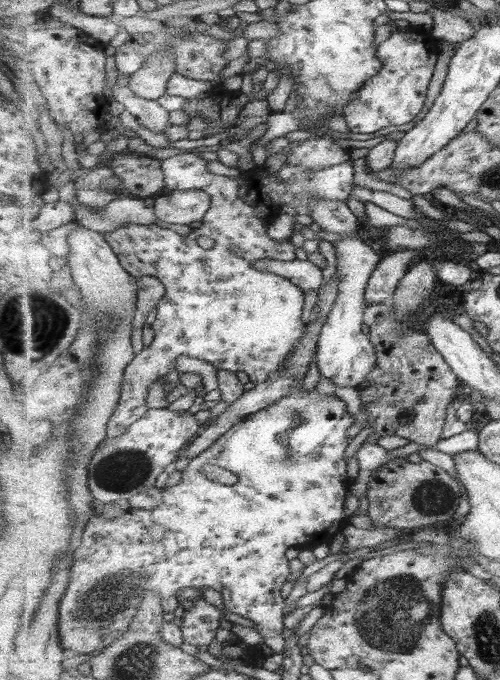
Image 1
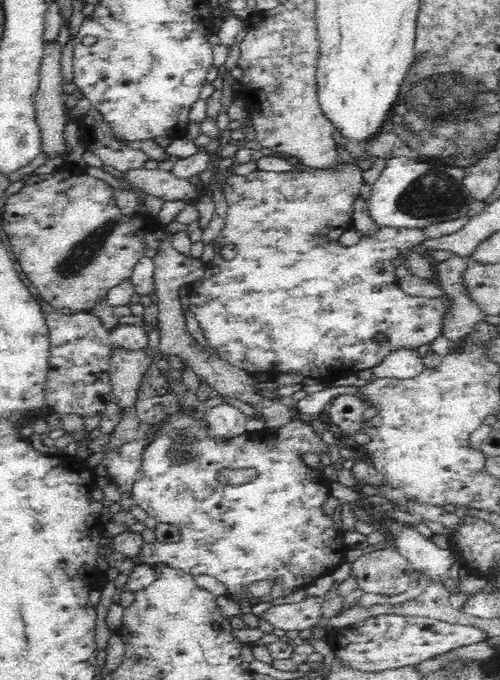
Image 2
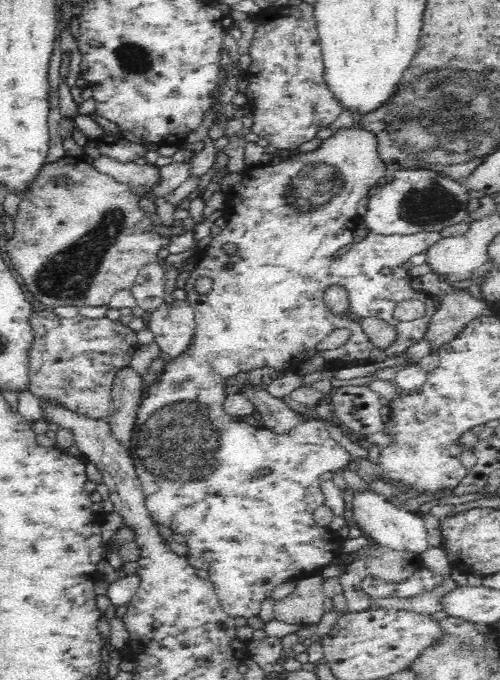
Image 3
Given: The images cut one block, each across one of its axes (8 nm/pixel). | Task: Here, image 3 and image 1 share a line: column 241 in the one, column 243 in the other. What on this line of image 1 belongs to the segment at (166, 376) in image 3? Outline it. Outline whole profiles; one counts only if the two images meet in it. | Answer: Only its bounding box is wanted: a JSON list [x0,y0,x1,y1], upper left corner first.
[59,150,355,655]

